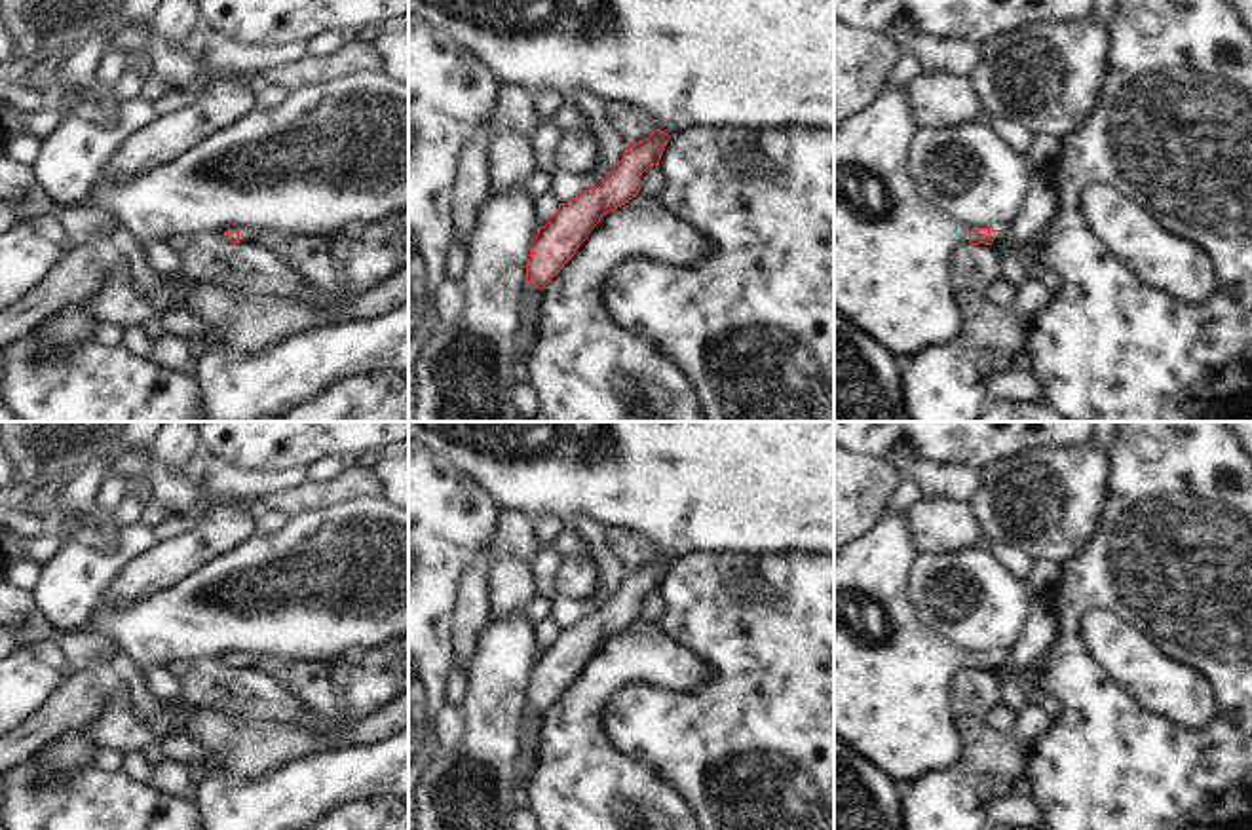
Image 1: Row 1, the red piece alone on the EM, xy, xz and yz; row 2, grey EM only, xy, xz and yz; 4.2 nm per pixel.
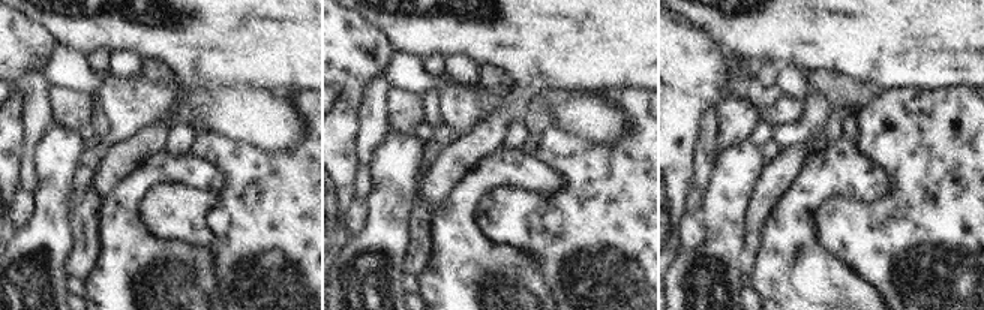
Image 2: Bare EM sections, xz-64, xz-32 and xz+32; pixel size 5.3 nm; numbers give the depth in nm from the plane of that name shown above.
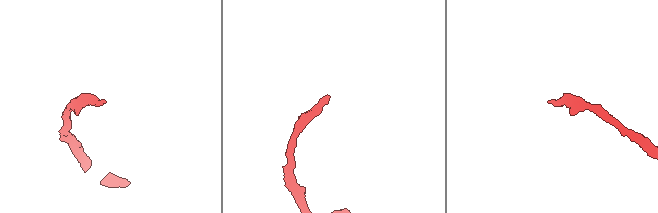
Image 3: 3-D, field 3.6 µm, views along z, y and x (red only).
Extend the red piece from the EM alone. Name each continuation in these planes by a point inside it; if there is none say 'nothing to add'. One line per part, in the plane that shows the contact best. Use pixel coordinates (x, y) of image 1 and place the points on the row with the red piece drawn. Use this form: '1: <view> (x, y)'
1: xy (247, 236).

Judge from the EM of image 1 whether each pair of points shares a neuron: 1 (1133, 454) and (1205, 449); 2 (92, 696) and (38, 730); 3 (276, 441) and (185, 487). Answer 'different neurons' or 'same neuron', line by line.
1: same neuron
2: same neuron
3: different neurons

